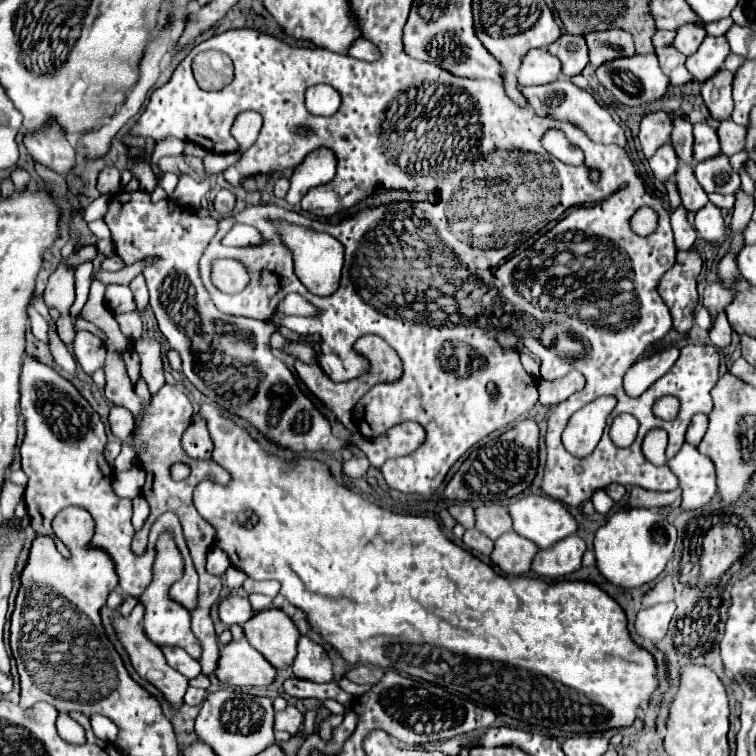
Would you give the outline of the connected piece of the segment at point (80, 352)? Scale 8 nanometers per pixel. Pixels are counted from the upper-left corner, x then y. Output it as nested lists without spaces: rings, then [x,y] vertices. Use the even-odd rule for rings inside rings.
[[[86,330],[77,331],[73,345],[75,359],[87,375],[103,368],[106,349],[95,335]]]

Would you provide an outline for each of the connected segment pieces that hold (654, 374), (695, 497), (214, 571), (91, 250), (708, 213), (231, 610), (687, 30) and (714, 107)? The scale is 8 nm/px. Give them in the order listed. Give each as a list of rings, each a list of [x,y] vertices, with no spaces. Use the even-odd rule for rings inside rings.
[[[669,347],[665,351],[655,353],[649,359],[641,359],[637,361],[625,375],[625,391],[627,393],[635,393],[641,395],[645,389],[649,389],[649,385],[653,385],[659,377],[663,377],[671,365],[677,361],[679,357],[679,349],[677,347]]]
[[[685,443],[681,451],[667,461],[669,469],[677,475],[681,487],[681,509],[691,511],[707,505],[715,495],[715,467],[705,455]]]
[[[213,547],[211,553],[209,553],[209,557],[207,557],[207,571],[209,571],[211,575],[223,577],[225,571],[229,569],[229,565],[231,565],[231,563],[229,563],[227,555],[225,555],[219,547]]]
[[[83,246],[80,247],[75,254],[64,261],[66,265],[69,265],[69,267],[76,268],[85,261],[92,261],[97,256],[97,253],[98,252],[94,246]]]
[[[713,203],[703,207],[703,211],[699,211],[699,215],[695,215],[695,229],[705,241],[709,241],[713,245],[723,245],[727,241],[723,215]]]
[[[231,593],[227,599],[219,601],[219,617],[227,627],[231,627],[231,625],[243,625],[249,619],[253,619],[255,611],[245,597]]]
[[[691,25],[679,27],[677,37],[675,37],[675,47],[683,55],[689,57],[689,55],[693,55],[699,49],[699,45],[703,43],[703,39],[705,39],[705,29],[703,27],[691,27]]]
[[[725,69],[701,85],[701,97],[715,121],[725,121],[731,117],[733,111],[731,83],[733,83],[733,75]]]

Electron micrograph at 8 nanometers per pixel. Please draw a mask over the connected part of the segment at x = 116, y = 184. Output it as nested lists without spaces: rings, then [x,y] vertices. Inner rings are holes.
[[[105,167],[99,173],[99,181],[97,181],[97,189],[105,195],[115,195],[121,189],[121,175],[117,167]]]

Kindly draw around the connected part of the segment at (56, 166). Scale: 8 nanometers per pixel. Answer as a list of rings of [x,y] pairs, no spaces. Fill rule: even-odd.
[[[55,117],[47,119],[37,131],[27,133],[23,143],[35,161],[57,173],[69,173],[75,165],[75,149],[69,145],[63,127],[55,123]]]

